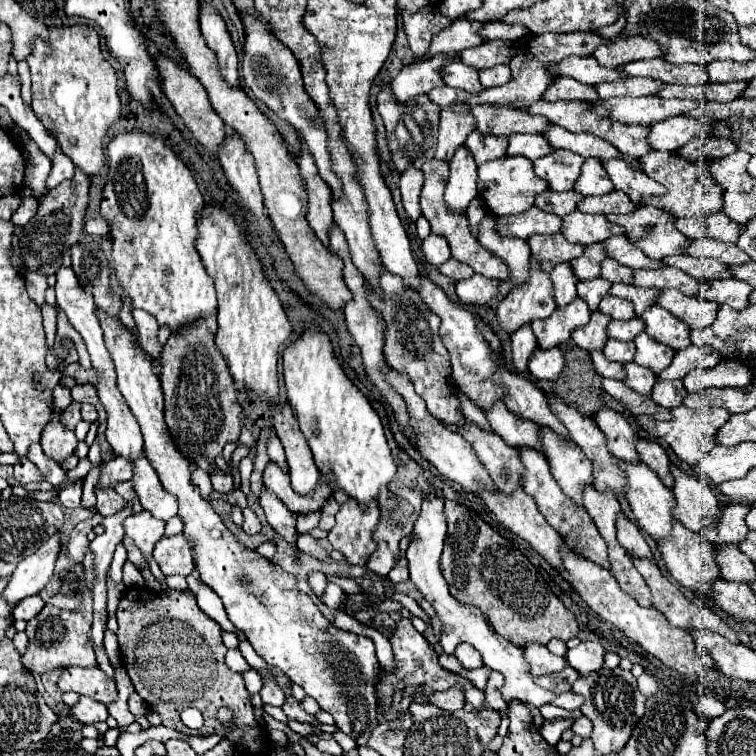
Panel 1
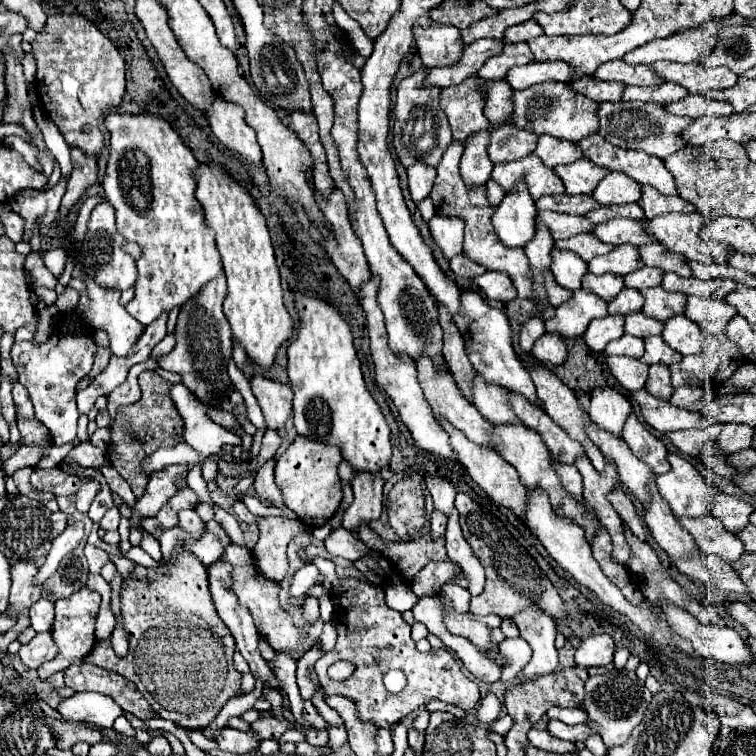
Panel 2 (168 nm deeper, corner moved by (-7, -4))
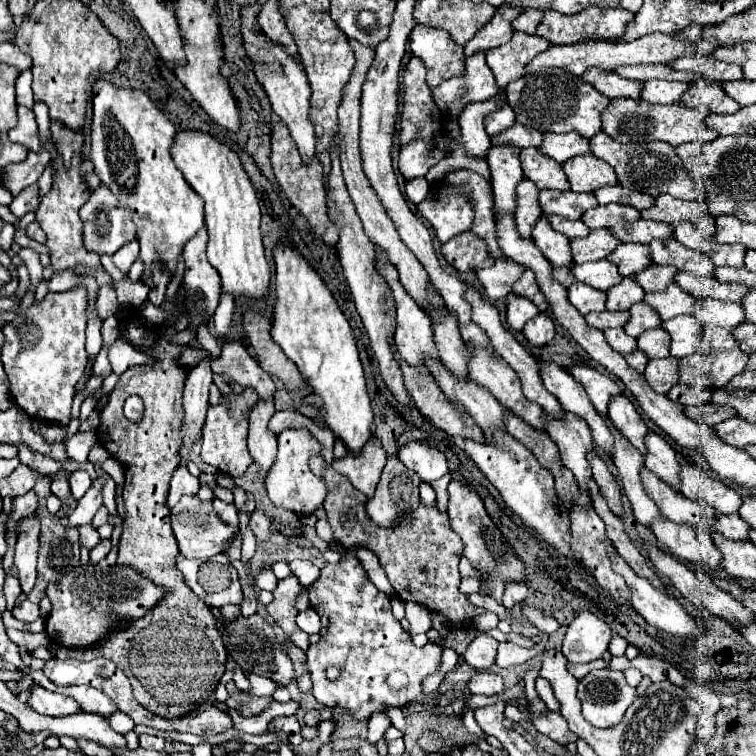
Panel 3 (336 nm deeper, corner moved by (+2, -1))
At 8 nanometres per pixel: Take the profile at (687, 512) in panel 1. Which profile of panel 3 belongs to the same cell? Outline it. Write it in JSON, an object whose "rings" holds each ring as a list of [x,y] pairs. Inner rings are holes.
{"rings":[[[650,431],[646,437],[646,453],[644,465],[656,473],[662,481],[666,481],[672,489],[678,491],[678,473],[680,473],[680,457],[672,449],[672,445],[660,437],[658,433]]]}

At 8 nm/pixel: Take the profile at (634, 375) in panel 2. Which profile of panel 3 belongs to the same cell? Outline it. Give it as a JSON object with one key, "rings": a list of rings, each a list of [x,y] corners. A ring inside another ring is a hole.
{"rings":[[[634,351],[634,353],[626,355],[624,359],[628,361],[628,365],[630,365],[630,367],[634,367],[634,369],[636,369],[636,371],[640,371],[640,373],[644,373],[646,363],[648,363],[648,357],[646,357],[642,351]]]}

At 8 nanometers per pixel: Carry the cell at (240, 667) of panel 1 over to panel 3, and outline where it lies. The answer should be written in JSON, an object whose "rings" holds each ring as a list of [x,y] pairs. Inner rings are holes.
{"rings":[[[237,690],[234,695],[229,695],[225,703],[244,717],[251,717],[260,715],[273,700],[273,697],[250,699],[245,692]]]}

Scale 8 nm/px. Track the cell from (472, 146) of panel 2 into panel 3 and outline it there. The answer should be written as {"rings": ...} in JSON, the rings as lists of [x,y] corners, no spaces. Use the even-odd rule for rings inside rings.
{"rings":[[[492,97],[488,101],[480,101],[480,103],[472,103],[466,105],[458,117],[460,121],[460,129],[462,129],[462,139],[464,139],[464,147],[470,155],[474,157],[486,157],[488,147],[490,147],[490,137],[484,129],[484,117],[496,109],[500,109],[500,105],[504,105],[502,97]]]}

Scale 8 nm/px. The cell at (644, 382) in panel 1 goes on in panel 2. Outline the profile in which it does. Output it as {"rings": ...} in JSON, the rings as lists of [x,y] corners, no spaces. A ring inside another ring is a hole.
{"rings":[[[663,364],[649,366],[649,378],[647,378],[645,390],[651,396],[657,396],[661,400],[669,400],[669,396],[673,394],[673,386],[671,386],[671,378],[669,378],[669,368],[663,366]]]}

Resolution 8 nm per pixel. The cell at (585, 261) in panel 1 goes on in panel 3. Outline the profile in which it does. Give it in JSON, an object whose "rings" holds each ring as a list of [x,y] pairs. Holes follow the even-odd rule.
{"rings":[[[622,243],[610,257],[608,261],[612,261],[622,277],[628,277],[632,273],[640,273],[646,267],[652,265],[652,257],[648,251],[648,245],[640,245],[640,243]]]}

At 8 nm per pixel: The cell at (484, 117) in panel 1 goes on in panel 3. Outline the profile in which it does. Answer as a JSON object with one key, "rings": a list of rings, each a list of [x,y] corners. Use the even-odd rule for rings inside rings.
{"rings":[[[558,67],[524,75],[520,81],[514,81],[506,87],[506,97],[508,105],[516,113],[516,121],[520,121],[522,125],[538,129],[542,133],[576,131],[588,139],[602,131],[602,113],[610,105],[610,99],[592,89],[590,83],[584,83],[582,77],[576,77],[570,71]]]}

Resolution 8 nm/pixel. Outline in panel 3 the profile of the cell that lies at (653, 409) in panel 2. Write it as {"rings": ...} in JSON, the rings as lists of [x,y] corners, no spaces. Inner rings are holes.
{"rings":[[[712,403],[700,405],[700,407],[686,407],[684,411],[690,419],[694,419],[698,423],[704,421],[710,427],[714,427],[714,425],[718,425],[718,423],[730,419],[730,417],[736,417],[736,409],[722,407],[722,405],[712,405]]]}

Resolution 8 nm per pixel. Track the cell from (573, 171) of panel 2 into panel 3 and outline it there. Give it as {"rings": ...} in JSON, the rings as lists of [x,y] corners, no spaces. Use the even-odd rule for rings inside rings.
{"rings":[[[580,155],[580,157],[568,159],[562,167],[572,185],[572,191],[576,193],[596,191],[600,187],[618,183],[614,169],[594,155]]]}

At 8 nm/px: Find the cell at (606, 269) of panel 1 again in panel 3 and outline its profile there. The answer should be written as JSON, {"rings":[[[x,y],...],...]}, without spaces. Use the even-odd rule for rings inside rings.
{"rings":[[[650,265],[648,269],[644,269],[642,273],[636,273],[634,279],[640,283],[640,287],[646,293],[652,291],[664,291],[670,283],[674,283],[674,275],[676,275],[676,267],[660,267],[660,265]]]}

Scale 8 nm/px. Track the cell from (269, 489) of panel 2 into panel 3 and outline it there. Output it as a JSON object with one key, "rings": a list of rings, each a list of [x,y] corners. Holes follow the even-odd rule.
{"rings":[[[264,399],[256,403],[250,413],[250,431],[248,431],[248,449],[258,465],[260,473],[266,477],[272,461],[276,459],[276,435],[268,431],[268,421],[274,415],[274,399]]]}

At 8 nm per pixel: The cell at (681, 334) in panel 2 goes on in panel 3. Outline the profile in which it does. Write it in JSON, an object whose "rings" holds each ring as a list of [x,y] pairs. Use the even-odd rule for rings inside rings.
{"rings":[[[680,315],[670,321],[664,321],[662,325],[670,337],[672,337],[672,347],[670,355],[672,357],[688,357],[694,355],[700,349],[700,337],[702,337],[702,325],[696,315]]]}

